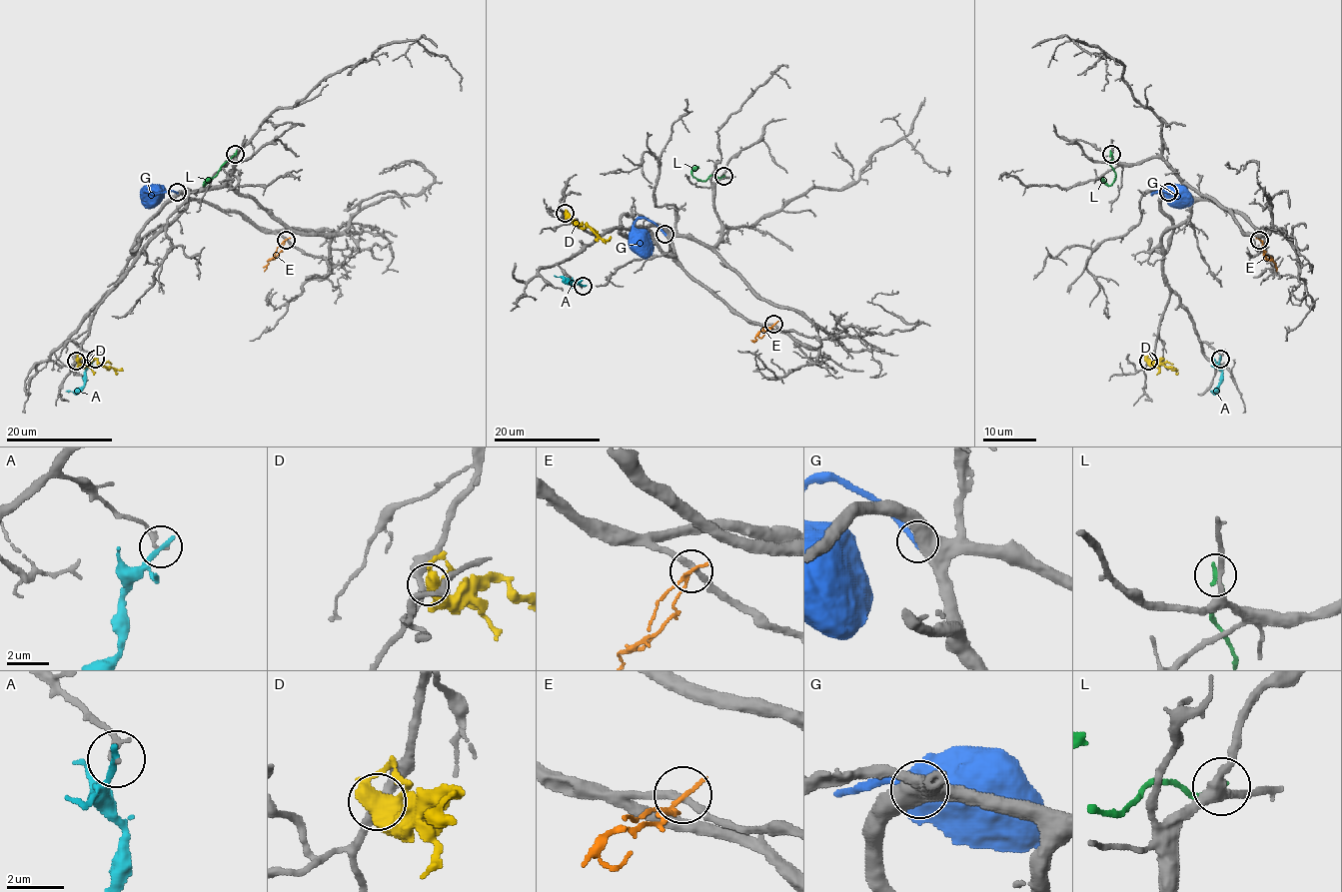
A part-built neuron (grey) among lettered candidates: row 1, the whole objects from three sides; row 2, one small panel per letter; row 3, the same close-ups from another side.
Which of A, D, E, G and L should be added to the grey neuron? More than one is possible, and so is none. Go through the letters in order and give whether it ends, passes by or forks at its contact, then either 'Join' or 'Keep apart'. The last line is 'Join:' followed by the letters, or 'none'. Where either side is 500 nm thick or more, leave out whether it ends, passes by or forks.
A: It ends there. Keep apart
D: It forks there. Keep apart
E: It passes by. Keep apart
G: Join
L: It ends there. Keep apart
Join: G

